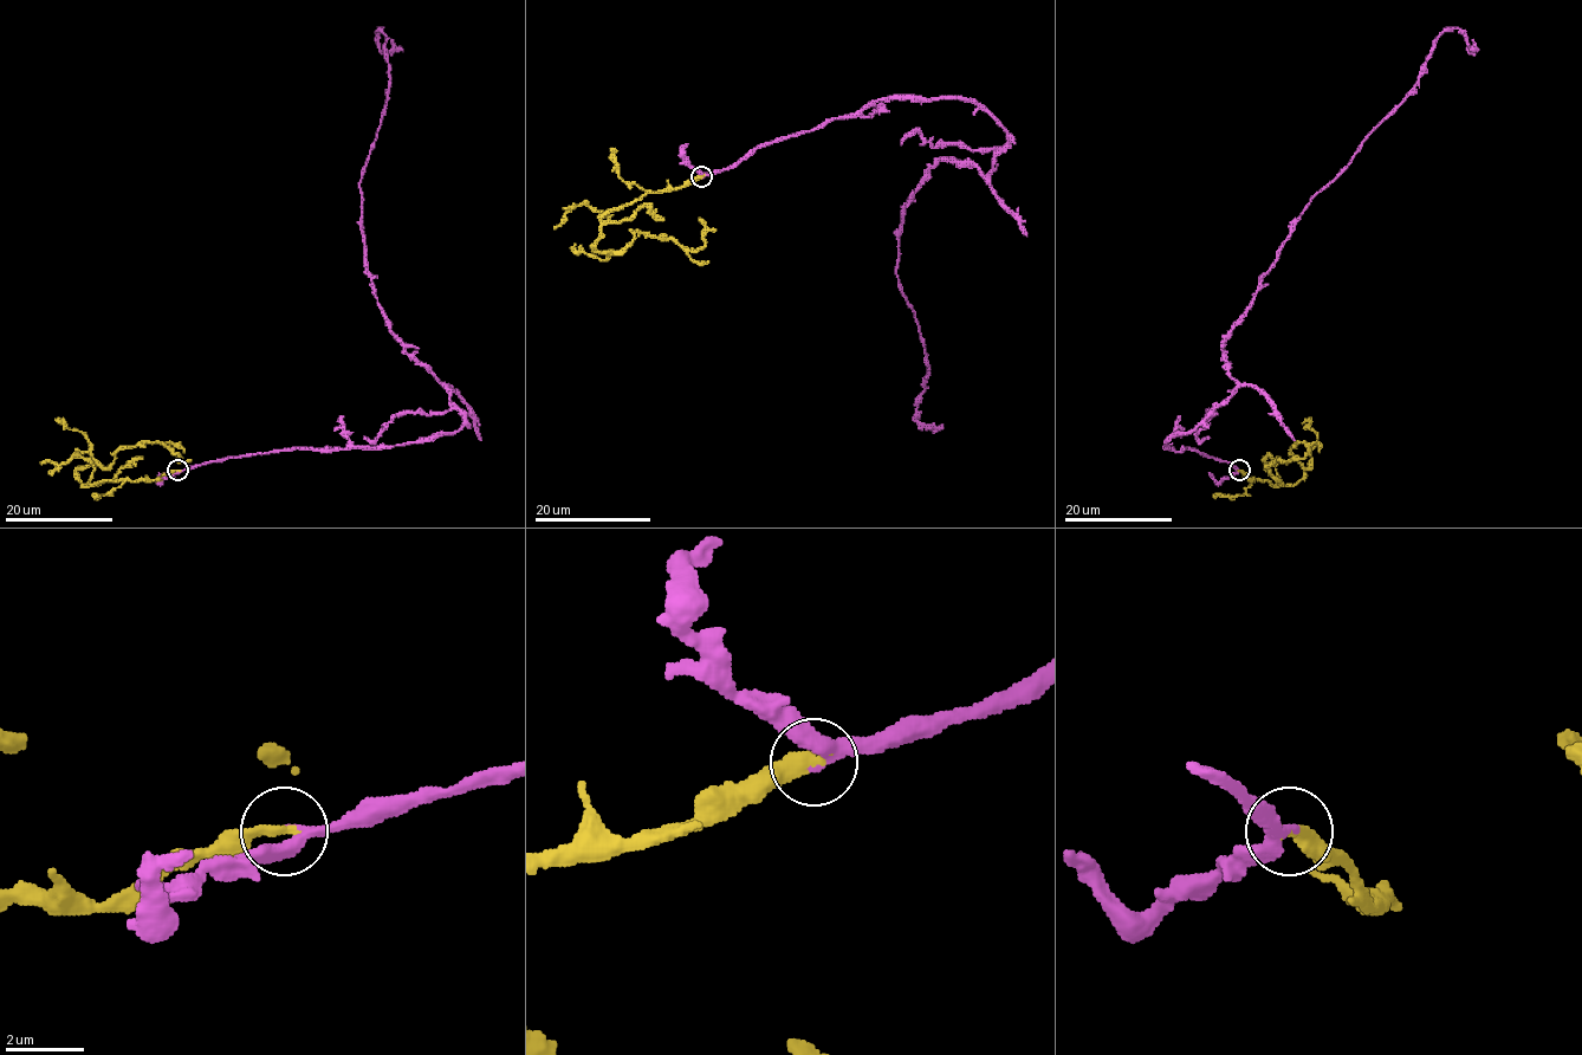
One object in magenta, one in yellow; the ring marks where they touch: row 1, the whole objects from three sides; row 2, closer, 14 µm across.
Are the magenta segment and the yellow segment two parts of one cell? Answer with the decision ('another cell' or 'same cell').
same cell

